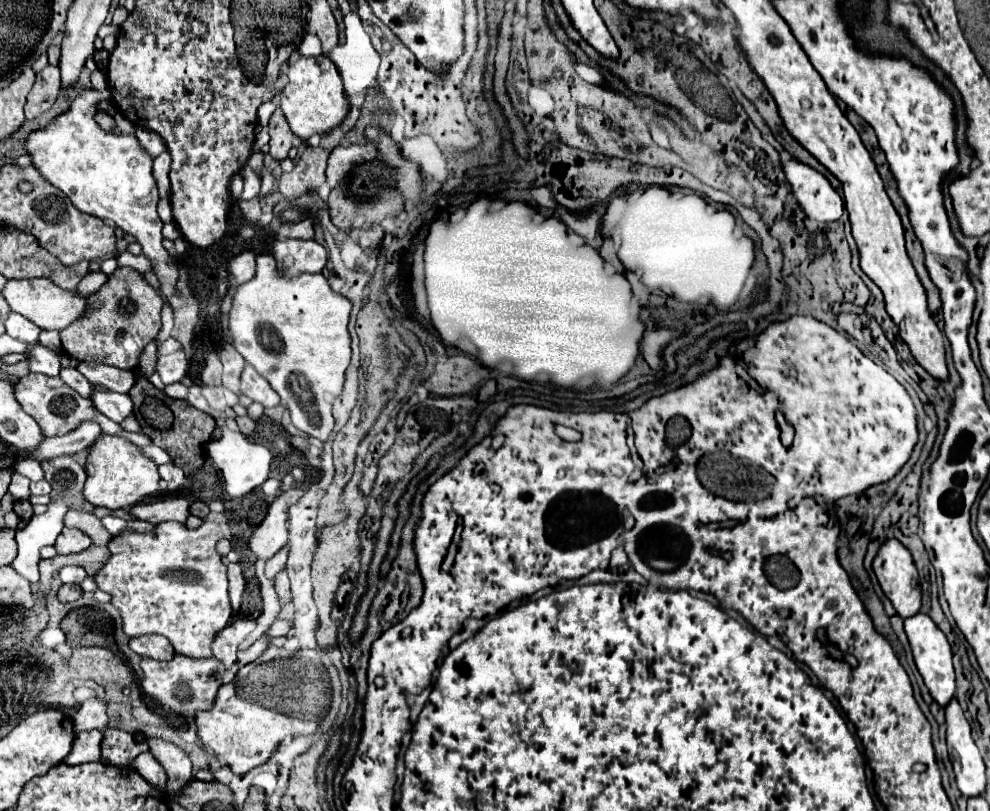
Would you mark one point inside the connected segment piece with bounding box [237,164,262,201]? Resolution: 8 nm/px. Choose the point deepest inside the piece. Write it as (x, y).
(252, 181)

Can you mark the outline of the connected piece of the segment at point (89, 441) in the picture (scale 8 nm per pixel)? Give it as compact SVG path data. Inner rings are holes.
M84 420L80 426L76 426L72 432L56 438L44 438L38 452L32 454L36 460L56 458L64 454L78 454L86 448L90 448L100 438L102 428L94 420Z

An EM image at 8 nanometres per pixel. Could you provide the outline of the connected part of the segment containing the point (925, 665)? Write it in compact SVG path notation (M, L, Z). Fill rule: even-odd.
M916 614L910 616L908 620L904 620L904 630L908 634L908 642L912 646L912 654L914 654L914 662L918 672L924 678L924 684L930 692L930 696L942 706L946 708L948 702L954 698L956 692L956 682L954 682L954 666L952 666L952 648L946 640L946 636L942 634L942 630L932 622L930 616L926 614Z

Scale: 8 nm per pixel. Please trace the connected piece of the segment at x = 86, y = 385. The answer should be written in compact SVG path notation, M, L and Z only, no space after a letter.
M62 368L60 378L62 378L64 384L68 384L70 388L74 388L80 396L92 400L92 384L76 368Z

